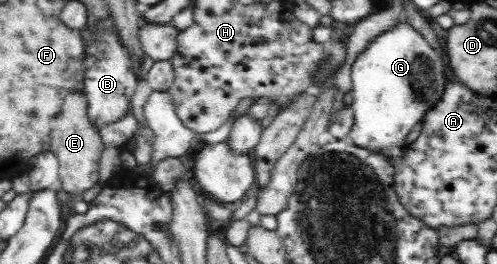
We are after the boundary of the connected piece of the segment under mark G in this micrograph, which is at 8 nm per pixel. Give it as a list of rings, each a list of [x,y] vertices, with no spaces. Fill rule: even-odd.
[[[401,18],[400,24],[377,36],[370,42],[367,48],[359,54],[351,66],[350,76],[352,78],[351,93],[353,95],[353,103],[349,107],[353,110],[354,122],[348,132],[348,141],[364,148],[365,150],[370,150],[371,152],[380,154],[380,156],[384,157],[384,160],[388,160],[391,164],[403,162],[403,160],[405,160],[405,154],[407,154],[407,146],[409,146],[409,144],[407,144],[407,136],[411,134],[411,130],[413,130],[415,126],[420,126],[421,123],[424,122],[424,119],[427,118],[427,114],[430,110],[439,104],[440,96],[443,96],[443,93],[446,92],[445,86],[447,82],[447,72],[444,69],[441,57],[435,53],[435,50],[431,47],[431,44],[423,38],[423,35],[419,34],[411,25],[404,22]]]

